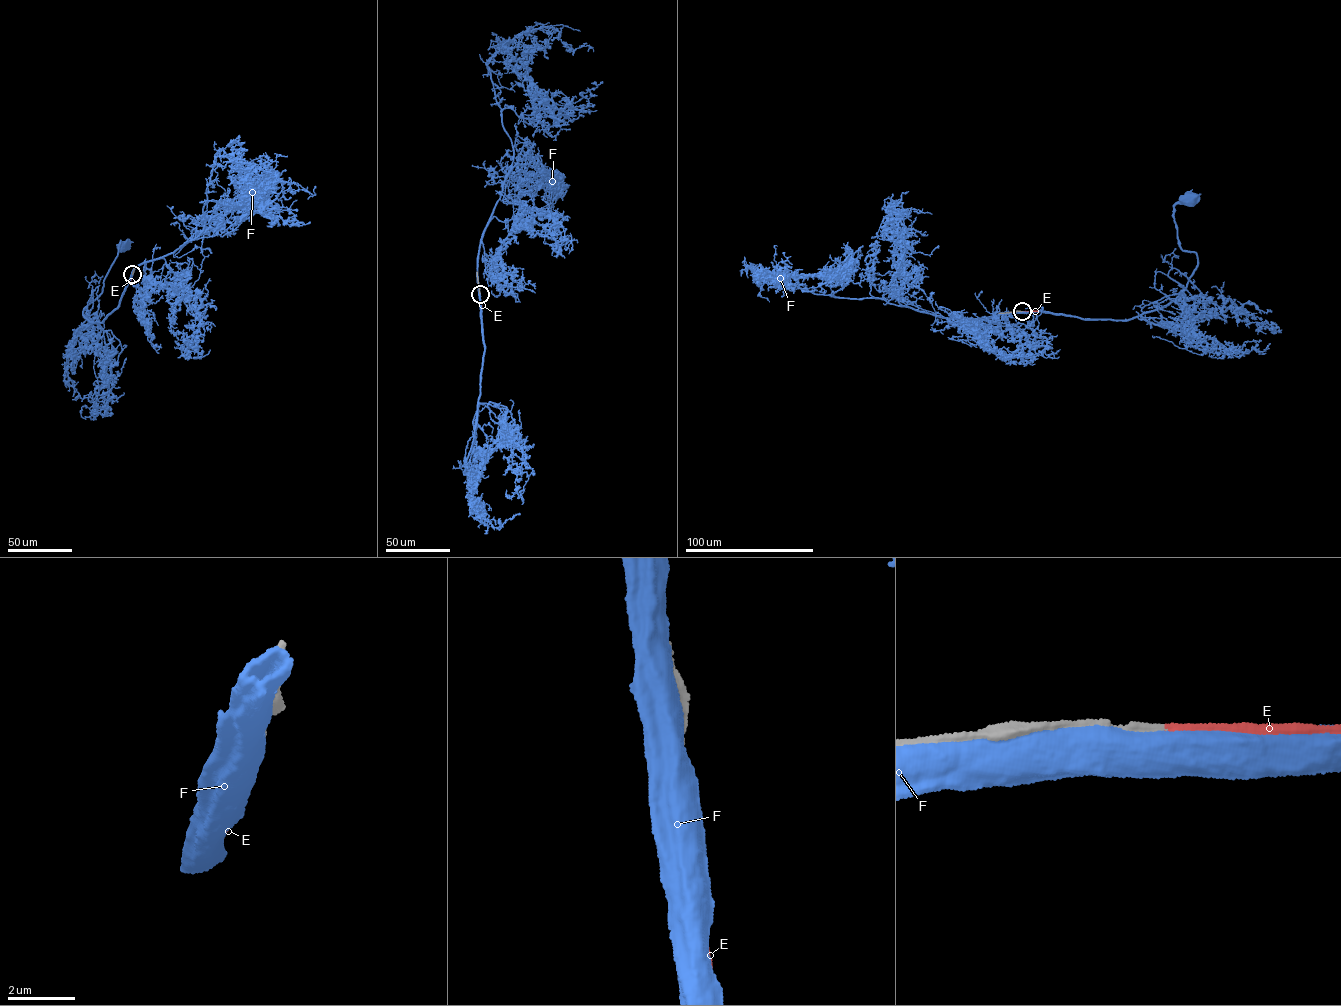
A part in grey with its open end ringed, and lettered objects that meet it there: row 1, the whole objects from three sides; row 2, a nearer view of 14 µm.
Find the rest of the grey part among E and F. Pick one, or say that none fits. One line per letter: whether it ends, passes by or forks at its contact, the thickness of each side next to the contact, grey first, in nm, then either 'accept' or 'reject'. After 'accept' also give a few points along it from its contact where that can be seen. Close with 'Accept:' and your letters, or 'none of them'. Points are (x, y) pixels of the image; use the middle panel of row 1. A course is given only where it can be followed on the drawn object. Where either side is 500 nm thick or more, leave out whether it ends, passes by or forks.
E: it ends | 280/220 nm | accept | via (479, 293), (482, 309)
F: 240/850 nm | reject
Accept: E

